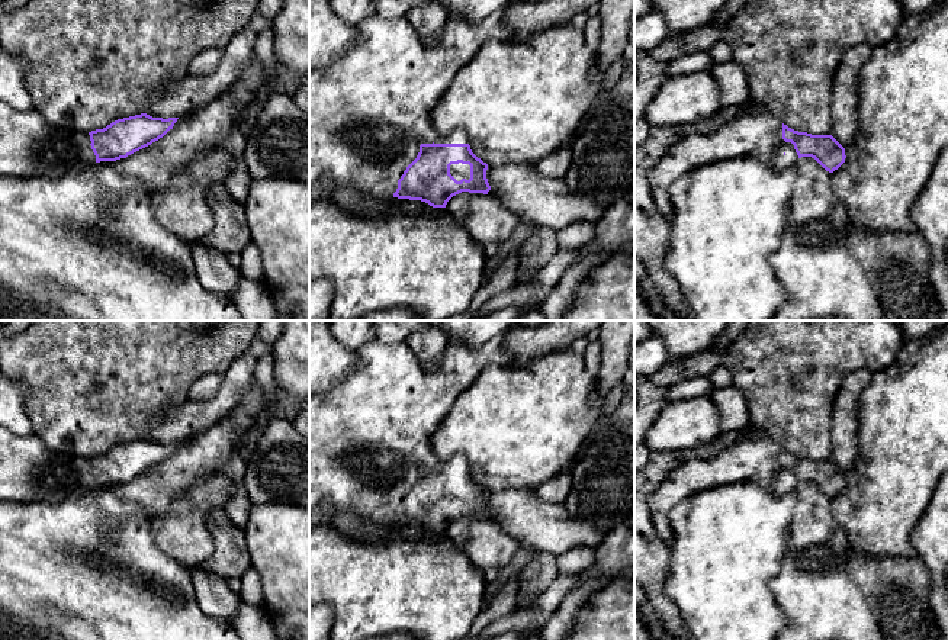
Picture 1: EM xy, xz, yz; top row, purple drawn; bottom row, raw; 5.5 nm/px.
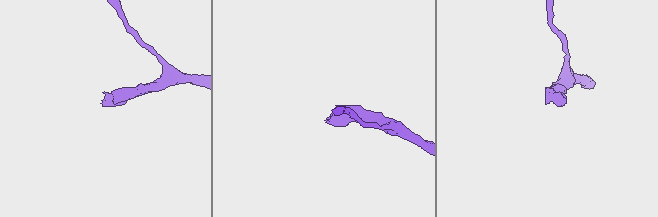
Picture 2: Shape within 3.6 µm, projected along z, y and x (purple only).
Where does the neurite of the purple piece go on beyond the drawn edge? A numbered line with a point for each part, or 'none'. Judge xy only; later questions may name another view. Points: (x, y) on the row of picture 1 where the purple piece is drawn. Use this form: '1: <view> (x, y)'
1: xy (31, 147)

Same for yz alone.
1: yz (757, 132)

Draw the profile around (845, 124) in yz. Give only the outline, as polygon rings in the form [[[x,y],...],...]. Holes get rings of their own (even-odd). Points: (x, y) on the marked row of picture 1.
[[[859,44],[849,48],[835,73],[832,87],[832,132],[830,135],[846,148],[857,136],[858,120],[858,77],[873,46]]]

